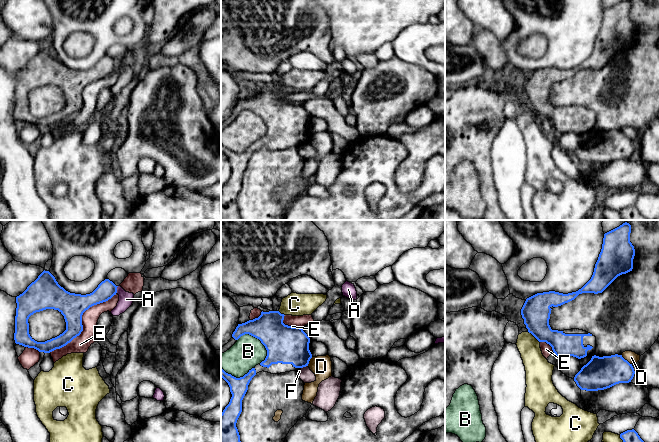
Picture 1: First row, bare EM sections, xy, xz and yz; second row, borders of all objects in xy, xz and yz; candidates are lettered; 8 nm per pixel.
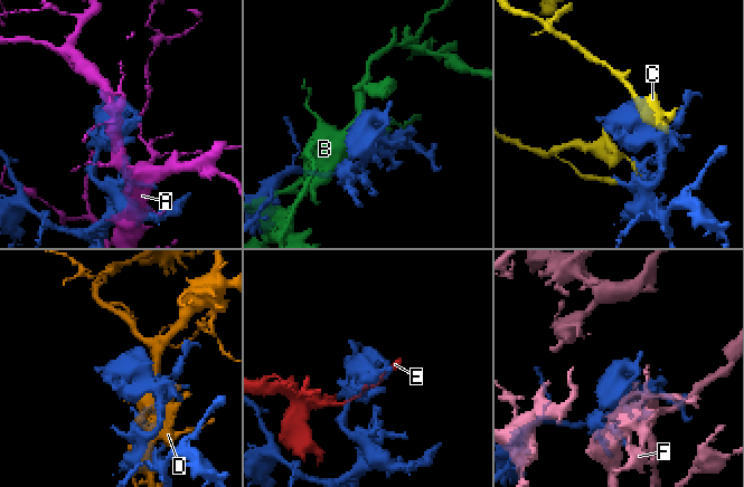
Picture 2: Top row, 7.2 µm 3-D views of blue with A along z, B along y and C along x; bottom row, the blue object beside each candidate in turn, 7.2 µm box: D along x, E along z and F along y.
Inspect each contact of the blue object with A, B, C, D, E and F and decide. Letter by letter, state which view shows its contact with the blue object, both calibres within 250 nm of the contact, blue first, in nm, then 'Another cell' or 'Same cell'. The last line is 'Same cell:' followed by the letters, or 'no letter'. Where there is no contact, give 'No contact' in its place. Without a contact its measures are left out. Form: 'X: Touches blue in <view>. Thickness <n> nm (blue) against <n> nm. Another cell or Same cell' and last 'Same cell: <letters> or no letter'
A: Touches blue in xy. Thickness 150 nm (blue) against 110 nm. Another cell
B: Touches blue in xz. Thickness 300 nm (blue) against 240 nm. Another cell
C: Touches blue in yz. Thickness 220 nm (blue) against 200 nm. Another cell
D: Touches blue in yz. Thickness 260 nm (blue) against 90 nm. Another cell
E: Touches blue in xy. Thickness 200 nm (blue) against 140 nm. Same cell
F: Touches blue in xz. Thickness 300 nm (blue) against 110 nm. Another cell
Same cell: E

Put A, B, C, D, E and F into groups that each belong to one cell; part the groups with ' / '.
A / B / C / D / E / F

